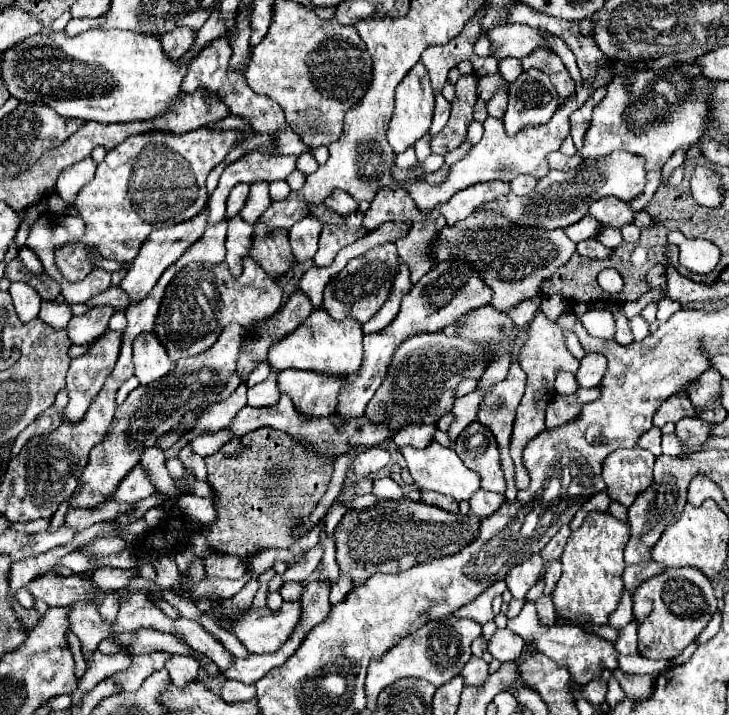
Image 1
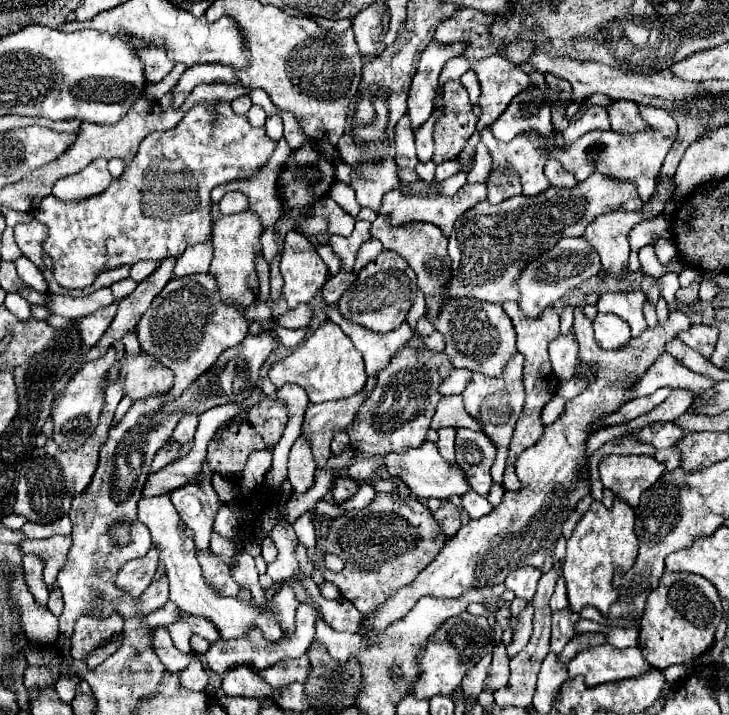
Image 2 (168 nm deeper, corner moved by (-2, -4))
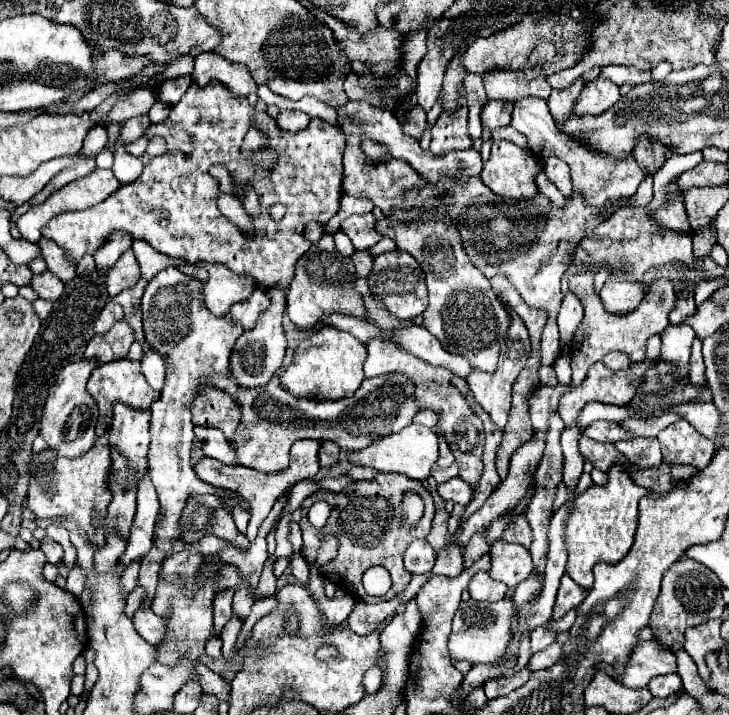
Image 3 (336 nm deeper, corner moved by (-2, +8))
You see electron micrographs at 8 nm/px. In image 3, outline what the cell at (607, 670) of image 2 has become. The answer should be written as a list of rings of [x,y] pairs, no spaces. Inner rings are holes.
[[[649,640],[639,642],[633,648],[625,666],[625,672],[617,672],[611,664],[599,664],[597,668],[605,674],[611,674],[615,680],[629,688],[643,688],[649,684],[651,678],[659,674],[677,672],[677,658],[671,650],[659,648],[653,640]]]

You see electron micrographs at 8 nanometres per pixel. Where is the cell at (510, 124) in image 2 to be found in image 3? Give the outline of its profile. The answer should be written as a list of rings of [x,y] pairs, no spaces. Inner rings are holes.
[[[489,100],[483,110],[481,110],[481,122],[487,128],[499,128],[499,126],[507,126],[511,122],[511,112],[513,112],[515,102],[507,102],[507,100]]]

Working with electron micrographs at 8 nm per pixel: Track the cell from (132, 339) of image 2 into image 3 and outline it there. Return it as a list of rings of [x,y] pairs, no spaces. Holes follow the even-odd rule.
[[[143,350],[141,370],[143,370],[147,382],[149,382],[157,392],[161,392],[163,380],[165,380],[165,364],[163,364],[161,356],[159,356],[155,350]]]

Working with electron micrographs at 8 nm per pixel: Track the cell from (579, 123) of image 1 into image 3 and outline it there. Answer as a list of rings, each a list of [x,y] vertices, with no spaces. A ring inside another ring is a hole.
[[[593,80],[589,82],[583,90],[581,90],[581,96],[575,104],[575,114],[579,118],[587,116],[587,114],[603,114],[607,108],[611,108],[617,100],[619,100],[619,86],[609,82],[609,80]]]

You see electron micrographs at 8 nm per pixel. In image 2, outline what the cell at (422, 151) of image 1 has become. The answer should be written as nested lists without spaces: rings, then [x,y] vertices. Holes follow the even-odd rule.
[[[431,116],[425,124],[415,128],[415,142],[417,142],[419,162],[429,162],[431,156],[433,156],[433,126],[435,126],[435,120]]]

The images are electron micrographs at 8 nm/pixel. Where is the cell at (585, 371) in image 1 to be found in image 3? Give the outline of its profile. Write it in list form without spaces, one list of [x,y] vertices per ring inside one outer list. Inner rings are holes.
[[[559,356],[559,360],[553,364],[553,368],[555,368],[559,384],[569,384],[571,382],[571,366],[569,366],[567,356]]]

